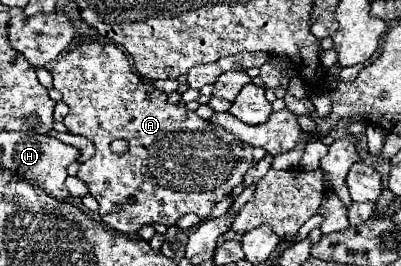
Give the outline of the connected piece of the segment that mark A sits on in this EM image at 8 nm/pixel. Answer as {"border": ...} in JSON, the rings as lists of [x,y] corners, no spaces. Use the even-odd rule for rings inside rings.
{"border":[[[112,43],[76,45],[56,59],[52,77],[54,89],[62,93],[62,101],[70,107],[70,113],[62,121],[66,131],[86,137],[96,147],[94,157],[80,163],[76,177],[86,183],[90,195],[98,201],[102,223],[118,233],[134,235],[142,225],[156,223],[170,227],[186,213],[196,213],[200,219],[206,219],[214,205],[232,193],[232,189],[242,183],[246,171],[266,155],[264,149],[238,141],[230,131],[198,117],[186,105],[168,103],[168,95],[154,85],[144,83],[140,75],[132,71],[126,53]],[[114,139],[126,141],[128,151],[112,153],[110,143]]]}

